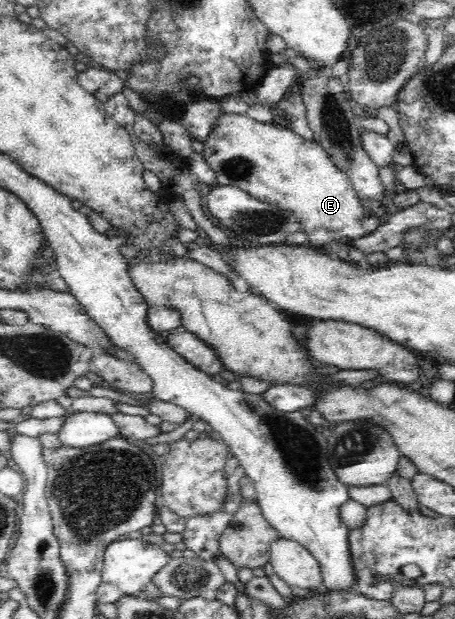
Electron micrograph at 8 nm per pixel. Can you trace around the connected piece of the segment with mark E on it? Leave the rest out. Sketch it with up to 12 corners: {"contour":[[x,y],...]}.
{"contour":[[223,112],[217,185],[292,214],[307,247],[384,221],[314,139]]}

